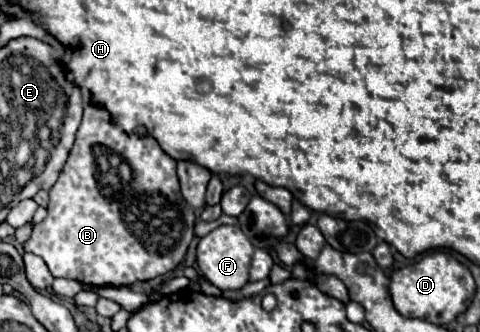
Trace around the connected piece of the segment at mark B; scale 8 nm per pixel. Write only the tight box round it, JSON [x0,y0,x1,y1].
[24,101,196,287]

